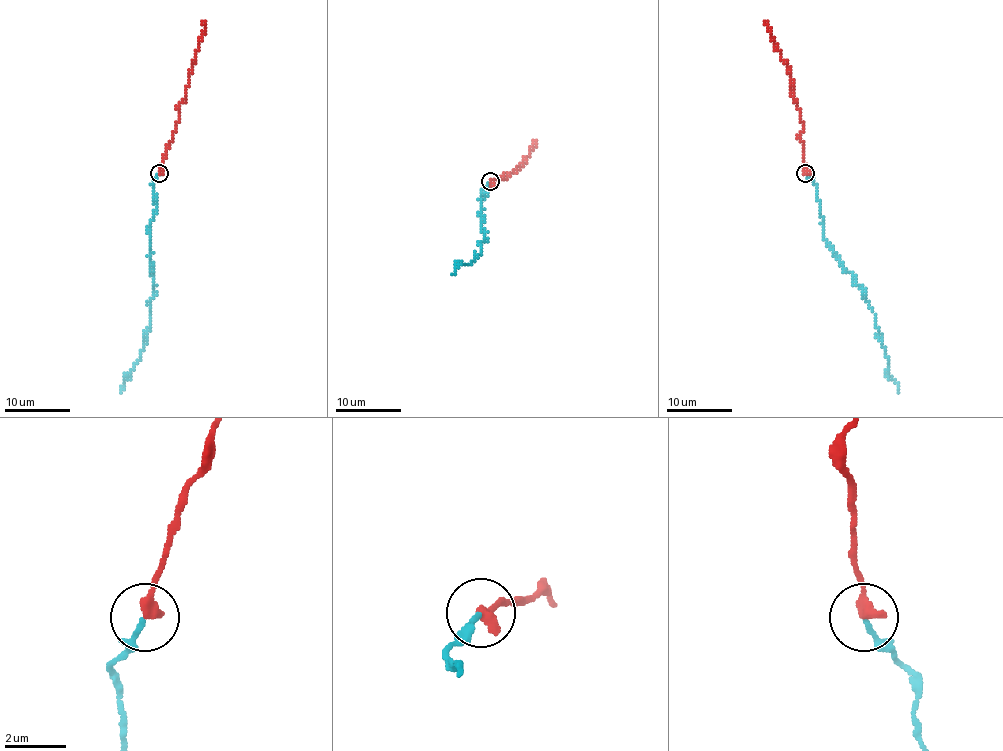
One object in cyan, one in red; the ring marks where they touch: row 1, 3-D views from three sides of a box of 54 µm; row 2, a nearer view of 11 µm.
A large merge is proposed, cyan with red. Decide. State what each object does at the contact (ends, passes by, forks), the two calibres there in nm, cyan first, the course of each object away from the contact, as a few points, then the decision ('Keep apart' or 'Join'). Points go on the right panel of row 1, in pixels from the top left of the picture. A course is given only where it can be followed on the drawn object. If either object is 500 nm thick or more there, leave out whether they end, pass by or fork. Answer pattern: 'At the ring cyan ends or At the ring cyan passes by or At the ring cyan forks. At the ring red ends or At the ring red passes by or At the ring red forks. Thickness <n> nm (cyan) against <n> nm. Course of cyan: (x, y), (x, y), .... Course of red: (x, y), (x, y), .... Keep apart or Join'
At the ring cyan ends. At the ring red ends. Thickness 160 nm (cyan) against 400 nm. Course of cyan: (806, 173), (816, 186), (822, 235), (840, 264), (863, 289), (863, 297), (874, 313), (887, 374), (899, 393). Course of red: (806, 173), (801, 137), (804, 129), (801, 111), (793, 98), (790, 67), (764, 22). Join

